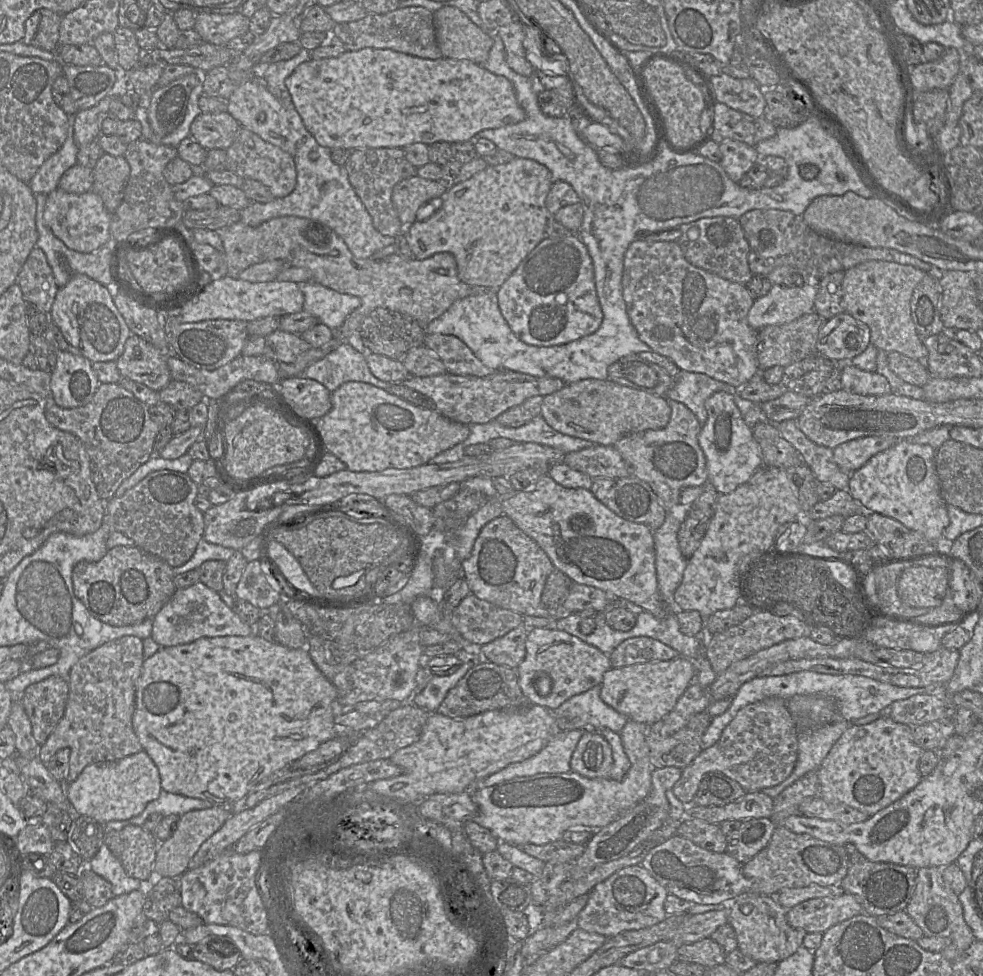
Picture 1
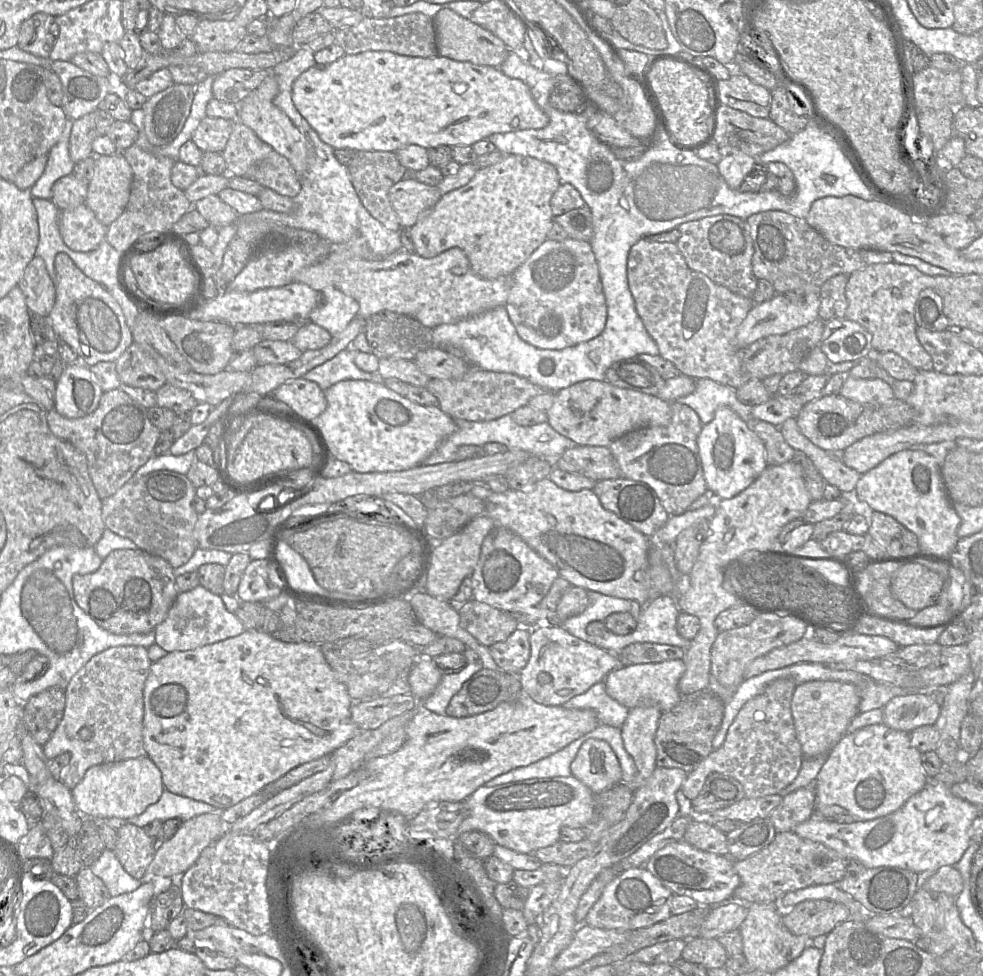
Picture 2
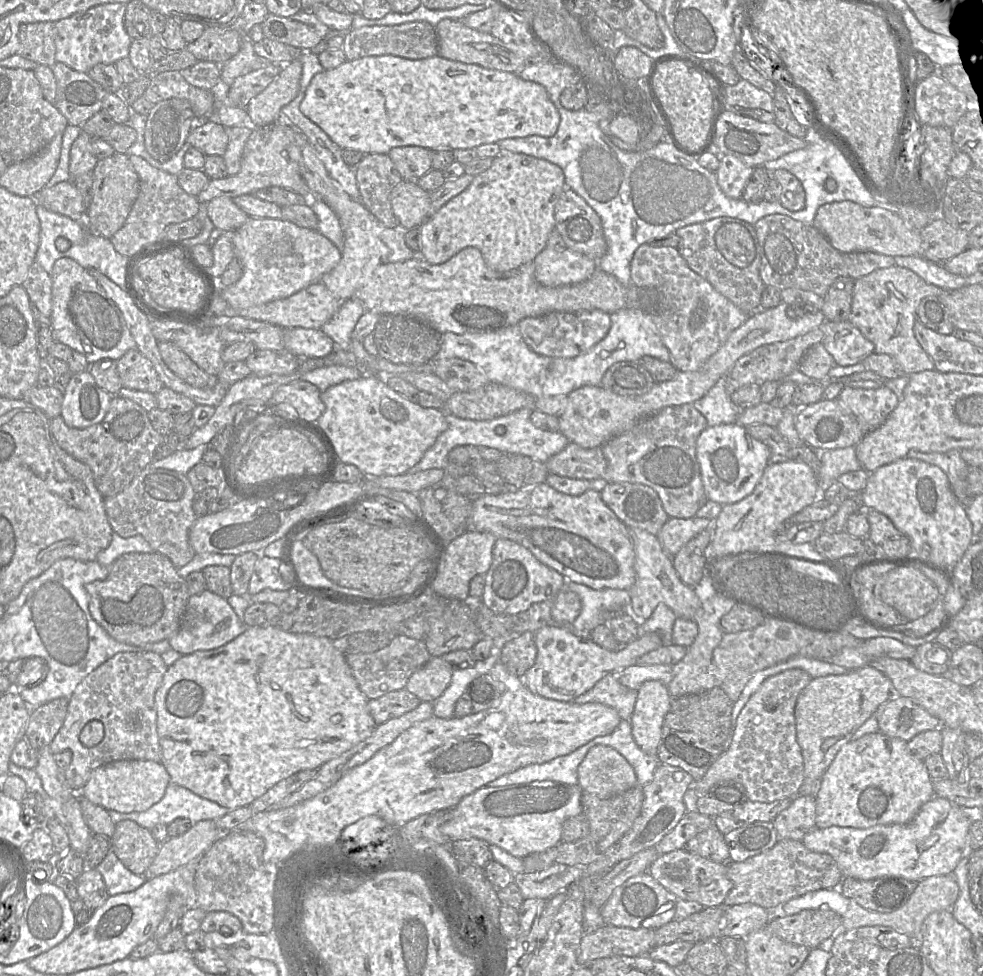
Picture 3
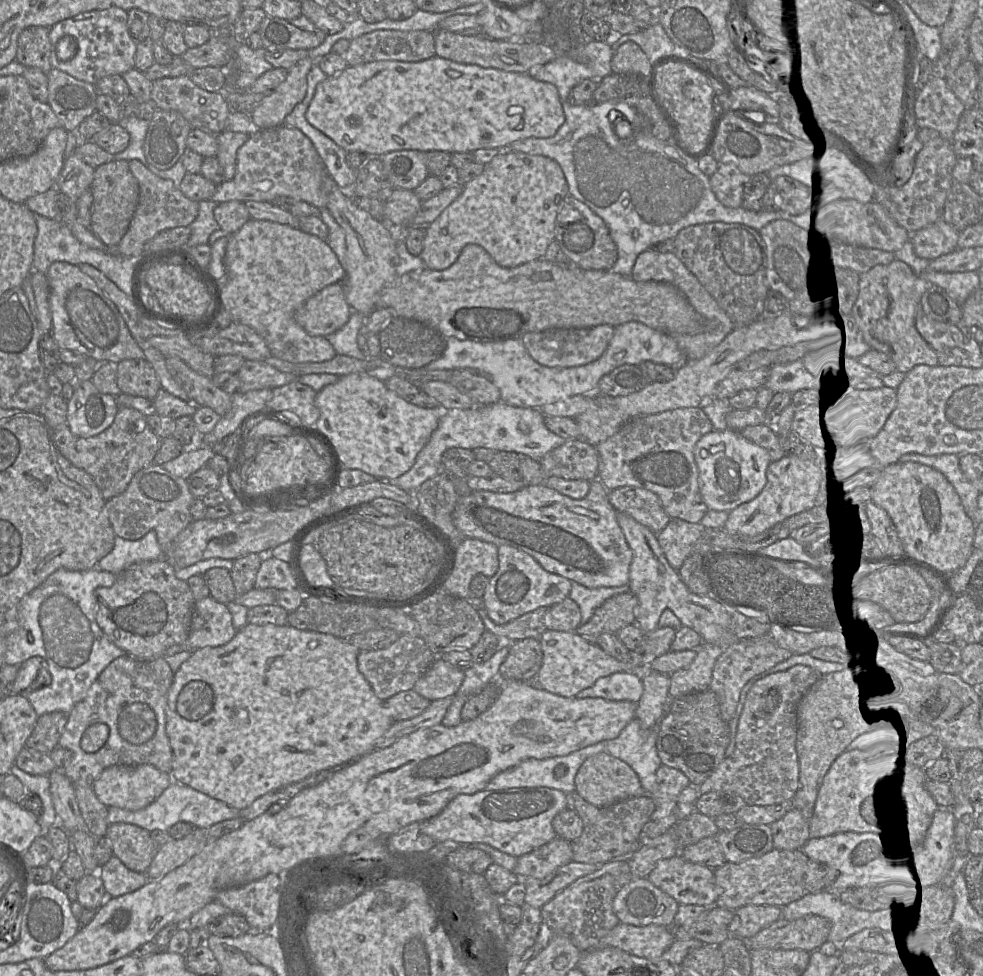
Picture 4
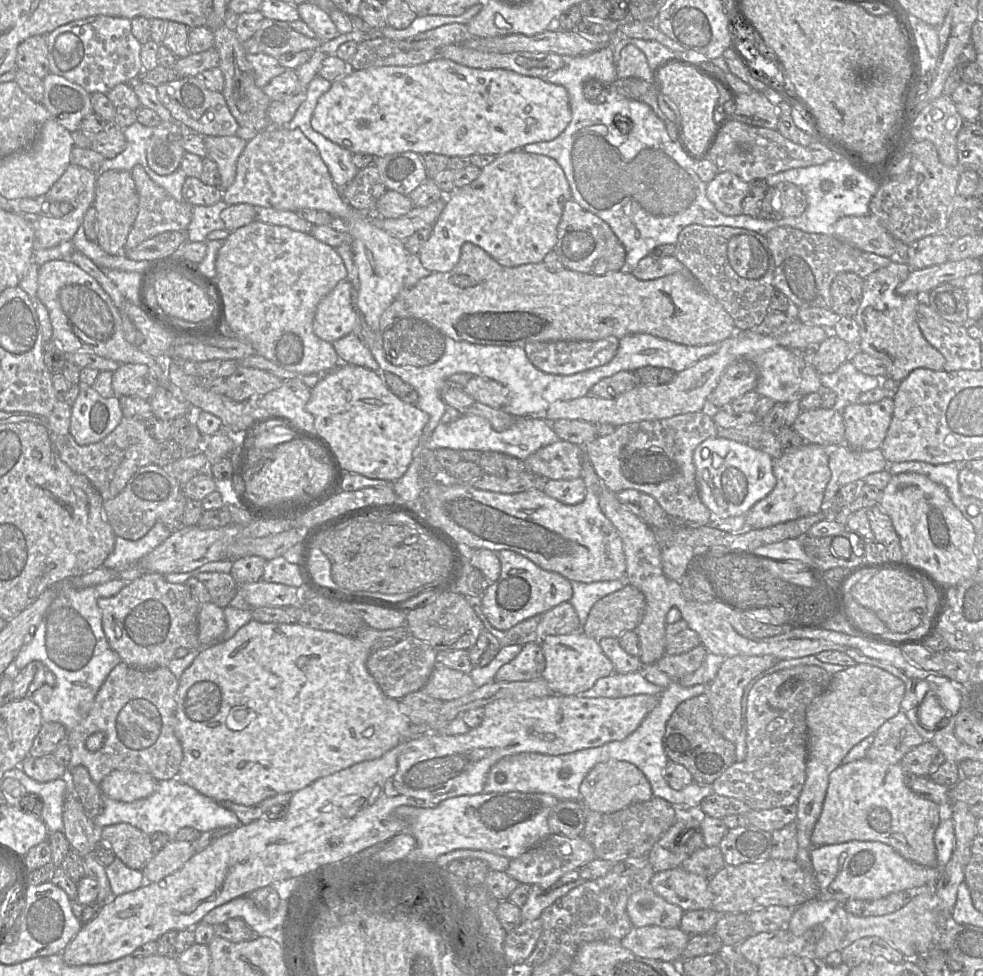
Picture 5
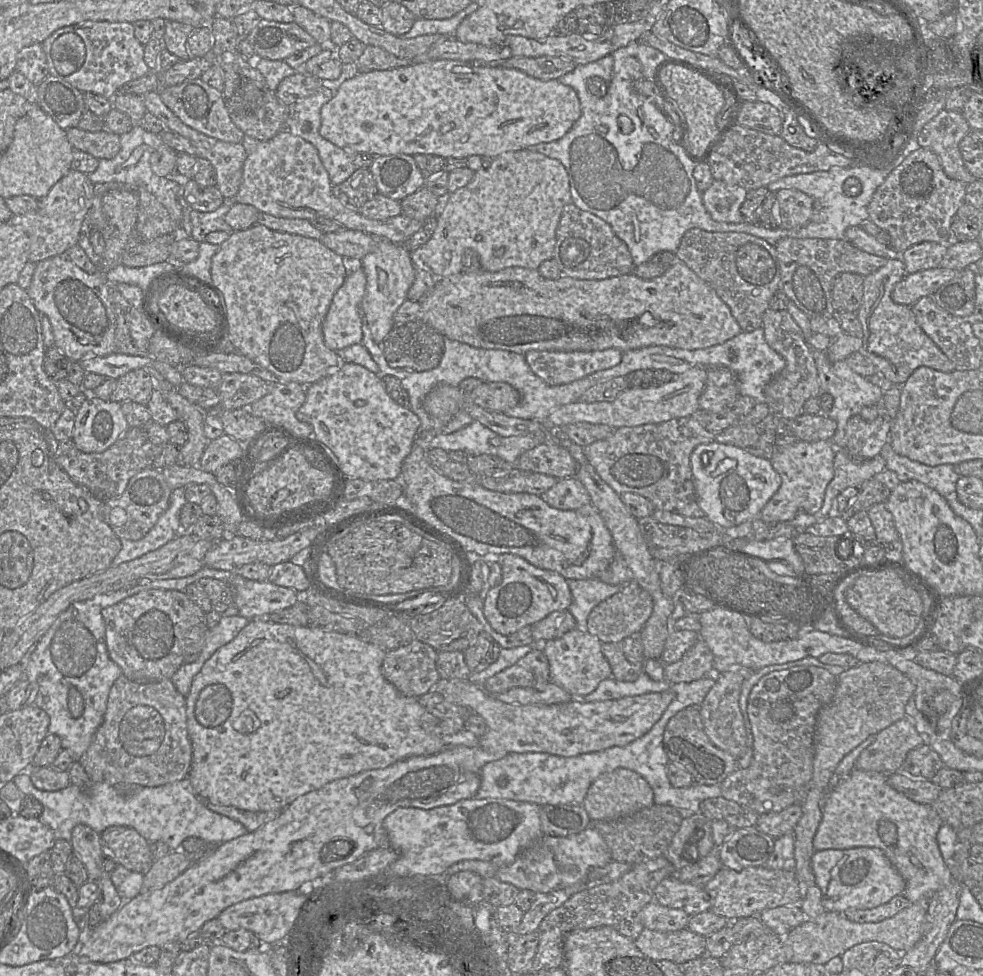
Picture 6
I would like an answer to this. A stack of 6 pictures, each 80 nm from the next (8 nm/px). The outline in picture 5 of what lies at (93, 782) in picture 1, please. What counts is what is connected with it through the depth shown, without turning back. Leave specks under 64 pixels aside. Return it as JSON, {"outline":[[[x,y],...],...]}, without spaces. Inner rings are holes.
{"outline":[[[114,770],[99,784],[103,796],[121,802],[134,802],[152,795],[159,781],[149,774]]]}

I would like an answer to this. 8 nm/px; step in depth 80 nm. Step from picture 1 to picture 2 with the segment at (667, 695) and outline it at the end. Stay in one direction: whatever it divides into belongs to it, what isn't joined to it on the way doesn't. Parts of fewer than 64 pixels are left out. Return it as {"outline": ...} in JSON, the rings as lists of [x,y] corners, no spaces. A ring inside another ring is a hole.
{"outline":[[[683,659],[668,660],[660,663],[619,666],[604,678],[607,694],[629,709],[652,705],[662,713],[674,708],[682,698],[678,690],[678,682],[685,672]]]}

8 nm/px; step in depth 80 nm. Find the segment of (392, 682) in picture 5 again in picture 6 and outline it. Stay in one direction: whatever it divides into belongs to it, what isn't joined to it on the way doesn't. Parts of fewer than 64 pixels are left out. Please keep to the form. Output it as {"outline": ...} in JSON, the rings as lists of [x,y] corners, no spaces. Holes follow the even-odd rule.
{"outline":[[[414,639],[407,646],[386,652],[382,674],[402,695],[418,698],[432,691],[440,679],[436,668],[437,654],[431,646]]]}

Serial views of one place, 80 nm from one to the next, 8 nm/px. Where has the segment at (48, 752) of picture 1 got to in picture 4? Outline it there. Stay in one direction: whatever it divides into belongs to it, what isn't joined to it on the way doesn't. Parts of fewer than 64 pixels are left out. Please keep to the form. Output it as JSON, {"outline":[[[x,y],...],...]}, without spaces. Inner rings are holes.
{"outline":[[[124,655],[113,660],[91,685],[86,697],[78,702],[68,714],[67,724],[59,739],[58,746],[68,749],[72,754],[70,764],[63,771],[74,785],[90,785],[101,773],[115,765],[148,764],[171,773],[173,768],[173,751],[166,733],[167,695],[172,685],[174,673],[164,657],[152,660],[138,660]],[[102,723],[108,726],[109,736],[103,747],[95,753],[85,752],[80,745],[84,731],[93,724]]]}

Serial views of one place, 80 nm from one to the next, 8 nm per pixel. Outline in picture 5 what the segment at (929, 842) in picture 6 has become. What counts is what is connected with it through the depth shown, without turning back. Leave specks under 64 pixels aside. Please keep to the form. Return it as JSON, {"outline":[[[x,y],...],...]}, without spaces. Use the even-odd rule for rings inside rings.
{"outline":[[[863,758],[841,764],[829,777],[823,808],[812,836],[812,847],[849,841],[879,841],[891,846],[905,859],[926,867],[937,867],[934,833],[944,811],[936,803],[915,794],[907,784],[908,774],[901,764],[886,764]]]}

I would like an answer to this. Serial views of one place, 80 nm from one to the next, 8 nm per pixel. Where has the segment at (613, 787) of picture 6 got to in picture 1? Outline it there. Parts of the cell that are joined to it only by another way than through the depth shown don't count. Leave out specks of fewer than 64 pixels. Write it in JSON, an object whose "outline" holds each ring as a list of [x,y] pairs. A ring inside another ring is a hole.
{"outline":[[[585,729],[571,757],[571,771],[591,779],[609,778],[612,766],[609,743],[598,731]]]}

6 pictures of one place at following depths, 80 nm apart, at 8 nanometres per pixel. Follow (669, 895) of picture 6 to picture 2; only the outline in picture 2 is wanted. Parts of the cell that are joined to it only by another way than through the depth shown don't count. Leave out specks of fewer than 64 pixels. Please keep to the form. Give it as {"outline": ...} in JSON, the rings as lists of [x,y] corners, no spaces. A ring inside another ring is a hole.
{"outline":[[[678,841],[655,852],[644,867],[673,895],[692,898],[700,906],[721,906],[719,904],[732,898],[740,885],[734,863],[729,856],[705,852],[685,841]]]}

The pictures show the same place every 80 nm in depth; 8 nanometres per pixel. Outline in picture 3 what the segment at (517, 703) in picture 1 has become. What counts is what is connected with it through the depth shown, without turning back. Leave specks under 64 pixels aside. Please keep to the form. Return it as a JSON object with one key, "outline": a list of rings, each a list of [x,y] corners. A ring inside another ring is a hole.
{"outline":[[[491,673],[475,678],[458,699],[454,716],[462,718],[496,706],[505,692],[505,685]]]}

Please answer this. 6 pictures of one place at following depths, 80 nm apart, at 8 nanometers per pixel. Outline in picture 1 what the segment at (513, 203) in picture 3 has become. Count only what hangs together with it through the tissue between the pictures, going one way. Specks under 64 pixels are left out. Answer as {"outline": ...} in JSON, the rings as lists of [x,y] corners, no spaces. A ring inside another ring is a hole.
{"outline":[[[515,157],[512,161],[505,163],[505,164],[499,164],[499,165],[495,165],[495,166],[488,166],[486,169],[476,173],[474,176],[472,176],[471,178],[469,178],[468,180],[465,180],[463,182],[460,183],[456,183],[456,184],[448,184],[448,188],[446,190],[446,192],[441,196],[441,198],[438,200],[437,203],[435,203],[436,206],[436,210],[434,211],[434,213],[428,217],[428,219],[424,220],[424,221],[418,221],[416,220],[414,223],[412,223],[409,226],[405,227],[405,234],[407,236],[407,240],[408,243],[410,245],[411,251],[413,253],[413,258],[417,259],[417,260],[424,260],[427,259],[431,256],[433,256],[434,254],[437,253],[442,253],[442,252],[448,252],[451,253],[456,260],[457,263],[457,275],[459,277],[459,279],[471,286],[474,287],[479,287],[479,288],[483,288],[483,289],[488,289],[488,290],[496,290],[498,289],[500,286],[502,286],[502,284],[508,279],[508,277],[514,272],[514,270],[518,267],[518,265],[520,264],[520,262],[522,262],[522,260],[524,260],[527,255],[532,252],[532,250],[544,239],[546,238],[546,226],[547,226],[547,222],[550,218],[550,214],[547,211],[546,205],[545,205],[545,200],[546,197],[552,187],[552,184],[554,183],[554,181],[561,181],[561,180],[555,180],[552,177],[551,172],[549,171],[549,169],[547,167],[545,167],[544,165],[536,162],[535,160],[532,159],[527,159],[527,158],[519,158],[519,157]]]}

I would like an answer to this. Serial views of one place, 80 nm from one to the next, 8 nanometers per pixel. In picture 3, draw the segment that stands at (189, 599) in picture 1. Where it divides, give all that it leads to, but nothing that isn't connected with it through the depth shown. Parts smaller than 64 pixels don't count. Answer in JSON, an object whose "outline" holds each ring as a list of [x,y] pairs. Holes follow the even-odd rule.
{"outline":[[[206,589],[189,597],[180,628],[168,642],[174,651],[188,655],[199,650],[219,648],[242,634],[246,627],[248,626],[240,621],[226,599]]]}

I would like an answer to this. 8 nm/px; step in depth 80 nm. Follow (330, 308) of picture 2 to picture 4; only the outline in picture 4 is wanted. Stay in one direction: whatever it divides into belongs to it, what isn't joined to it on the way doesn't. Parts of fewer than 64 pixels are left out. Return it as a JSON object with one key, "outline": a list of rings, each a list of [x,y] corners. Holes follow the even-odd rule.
{"outline":[[[352,311],[348,322],[342,328],[326,337],[334,347],[336,354],[361,360],[371,359],[369,354],[365,354],[357,343],[358,335],[363,331],[365,321],[365,316],[359,312]]]}

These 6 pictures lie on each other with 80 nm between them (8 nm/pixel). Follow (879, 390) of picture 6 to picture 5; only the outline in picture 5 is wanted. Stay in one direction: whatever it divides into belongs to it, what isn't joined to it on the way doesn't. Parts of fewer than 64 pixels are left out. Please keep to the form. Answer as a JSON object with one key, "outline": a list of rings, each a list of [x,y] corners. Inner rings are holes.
{"outline":[[[850,362],[842,363],[834,372],[819,374],[824,388],[836,394],[834,409],[840,413],[851,404],[857,403],[859,396],[880,386],[880,379],[863,374]]]}

